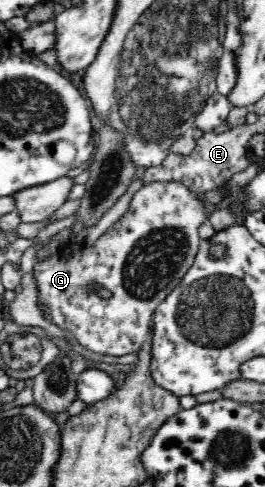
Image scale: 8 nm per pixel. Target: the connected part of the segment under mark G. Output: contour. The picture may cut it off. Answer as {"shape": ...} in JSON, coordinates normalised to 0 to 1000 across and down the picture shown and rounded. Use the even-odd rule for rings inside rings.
{"shape":[[[574,374],[536,382],[494,409],[483,433],[408,474],[385,480],[340,509],[309,509],[275,497],[260,511],[226,515],[125,548],[140,577],[143,612],[181,628],[192,659],[215,669],[279,684],[294,704],[377,729],[460,733],[483,725],[513,727],[528,708],[558,692],[566,655],[589,647],[592,630],[626,616],[634,602],[679,581],[709,548],[725,548],[747,515],[747,466],[785,454],[796,427],[770,419],[758,400],[717,394],[679,374]],[[332,581],[389,585],[415,610],[374,614],[336,606],[317,591]]]}

